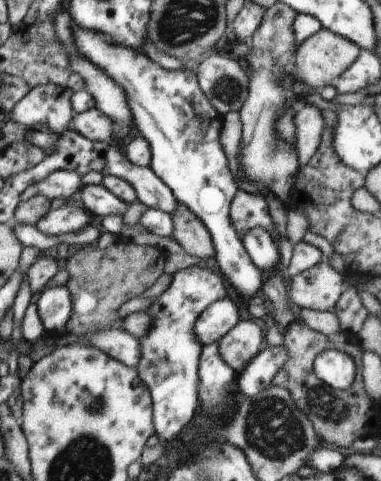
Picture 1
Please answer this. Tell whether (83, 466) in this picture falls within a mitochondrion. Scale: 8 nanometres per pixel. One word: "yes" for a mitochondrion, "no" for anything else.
yes

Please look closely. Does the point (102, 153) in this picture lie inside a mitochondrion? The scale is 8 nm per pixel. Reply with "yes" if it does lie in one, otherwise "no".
no

